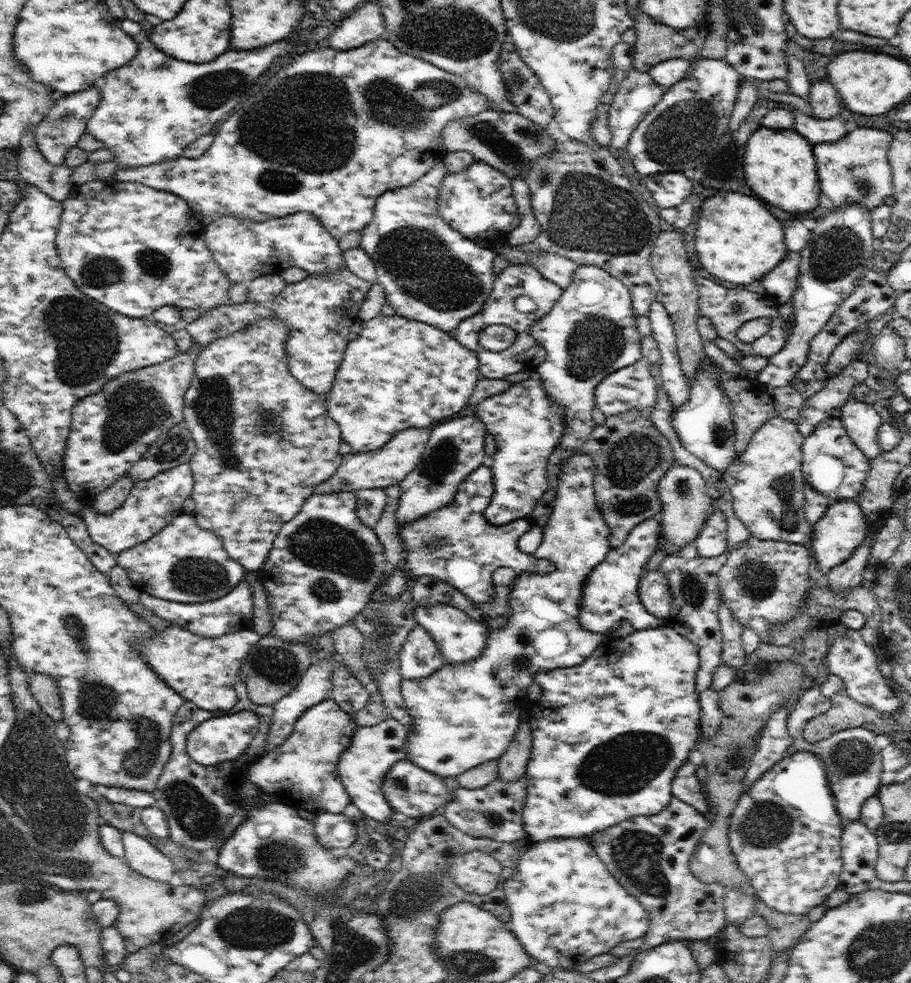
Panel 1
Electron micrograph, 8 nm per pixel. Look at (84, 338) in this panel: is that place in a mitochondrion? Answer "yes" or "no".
yes

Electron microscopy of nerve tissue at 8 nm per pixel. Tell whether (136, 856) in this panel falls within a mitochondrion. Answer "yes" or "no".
no

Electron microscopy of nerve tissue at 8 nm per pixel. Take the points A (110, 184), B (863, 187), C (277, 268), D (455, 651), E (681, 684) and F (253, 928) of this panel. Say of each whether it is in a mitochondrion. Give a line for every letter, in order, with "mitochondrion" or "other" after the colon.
A: other
B: mitochondrion
C: other
D: other
E: other
F: mitochondrion

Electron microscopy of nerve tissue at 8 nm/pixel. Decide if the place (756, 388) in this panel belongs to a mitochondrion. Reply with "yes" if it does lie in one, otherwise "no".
no

